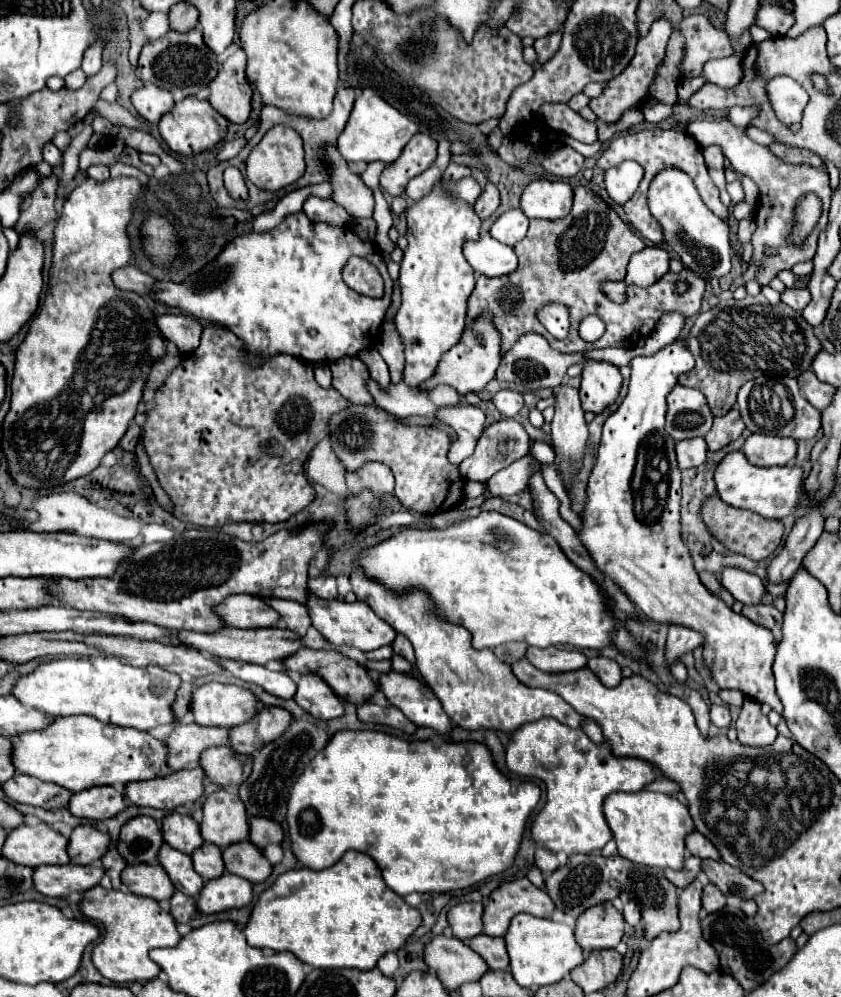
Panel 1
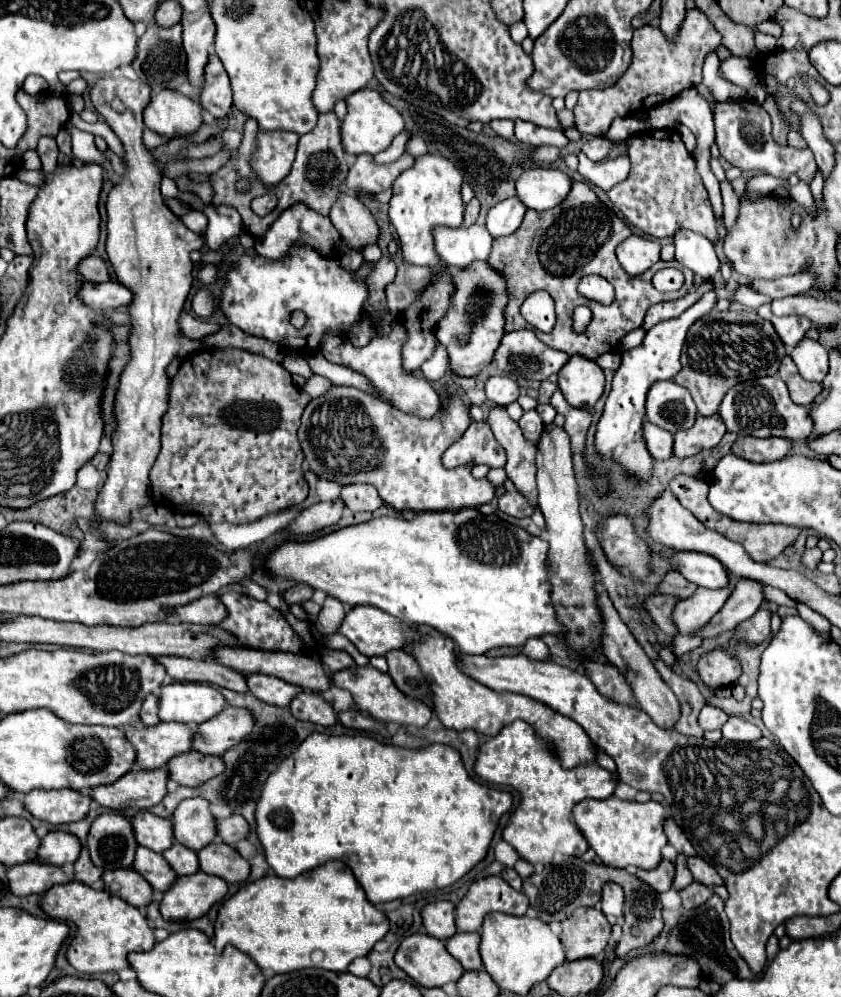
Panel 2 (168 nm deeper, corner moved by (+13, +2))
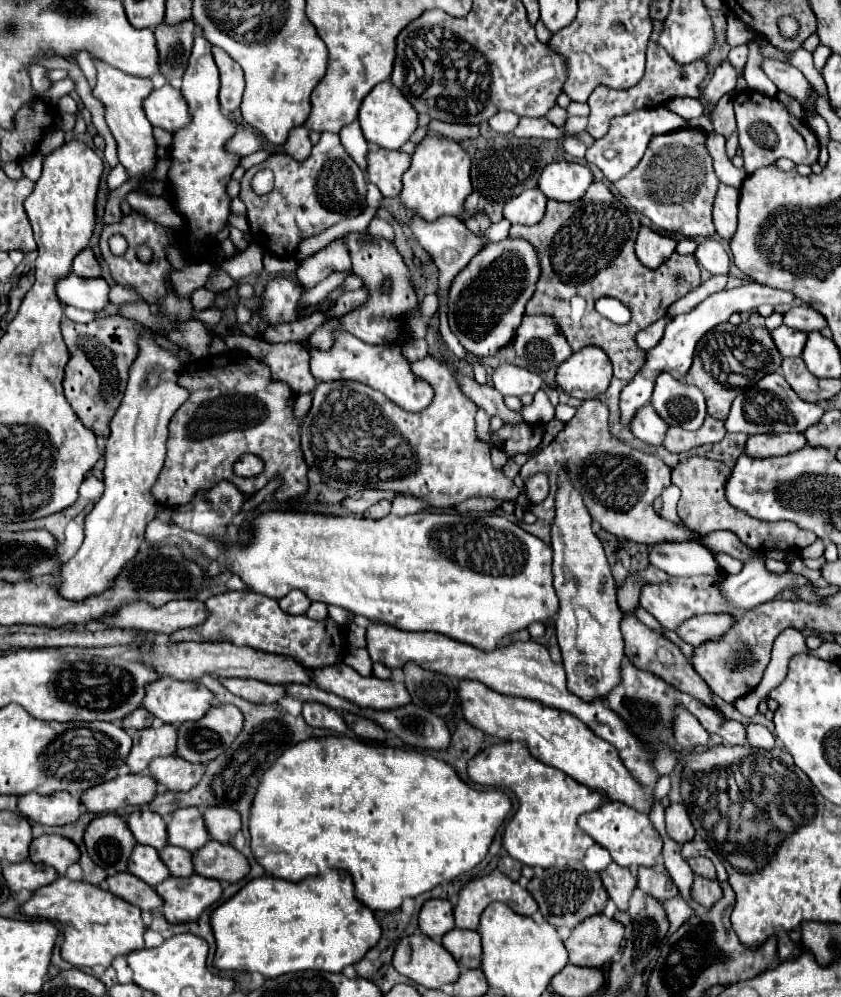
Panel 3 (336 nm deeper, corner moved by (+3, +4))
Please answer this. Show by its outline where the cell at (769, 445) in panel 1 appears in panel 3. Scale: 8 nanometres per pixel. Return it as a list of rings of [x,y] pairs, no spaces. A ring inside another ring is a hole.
[[[761,434],[749,436],[745,444],[745,454],[753,458],[769,458],[769,456],[785,456],[801,450],[807,444],[803,434]]]

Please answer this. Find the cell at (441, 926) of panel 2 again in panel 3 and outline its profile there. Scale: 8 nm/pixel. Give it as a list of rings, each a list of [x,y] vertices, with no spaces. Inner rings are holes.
[[[427,900],[419,914],[419,928],[429,938],[443,938],[455,928],[453,904],[449,900]]]

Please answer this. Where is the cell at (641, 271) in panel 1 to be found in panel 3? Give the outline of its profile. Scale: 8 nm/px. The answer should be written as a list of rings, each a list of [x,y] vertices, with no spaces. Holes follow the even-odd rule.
[[[641,226],[637,242],[635,242],[635,254],[643,266],[657,268],[675,252],[675,246],[677,242],[673,238],[661,236],[653,232],[651,228]]]

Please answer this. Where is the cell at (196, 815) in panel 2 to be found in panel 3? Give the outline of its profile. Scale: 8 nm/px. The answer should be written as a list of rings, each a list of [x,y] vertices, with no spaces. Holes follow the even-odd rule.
[[[187,806],[173,812],[173,820],[167,824],[169,844],[181,846],[189,852],[197,852],[209,842],[209,830],[203,820],[203,812],[197,806]]]

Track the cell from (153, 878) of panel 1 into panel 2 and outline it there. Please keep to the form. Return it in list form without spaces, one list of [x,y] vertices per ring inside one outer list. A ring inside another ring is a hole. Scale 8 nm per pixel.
[[[133,868],[103,872],[101,878],[107,892],[123,898],[127,904],[135,908],[147,906],[153,900],[153,888]]]

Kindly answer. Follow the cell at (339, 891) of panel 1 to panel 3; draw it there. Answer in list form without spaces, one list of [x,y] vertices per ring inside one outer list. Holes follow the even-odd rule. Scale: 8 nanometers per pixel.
[[[325,870],[319,876],[309,876],[301,882],[261,876],[247,882],[233,898],[223,902],[211,914],[211,926],[217,940],[213,964],[219,970],[247,970],[261,972],[267,978],[277,978],[287,972],[301,970],[329,970],[341,972],[345,966],[365,958],[365,954],[379,942],[381,926],[371,908],[363,906],[355,894],[353,878],[345,870]]]

